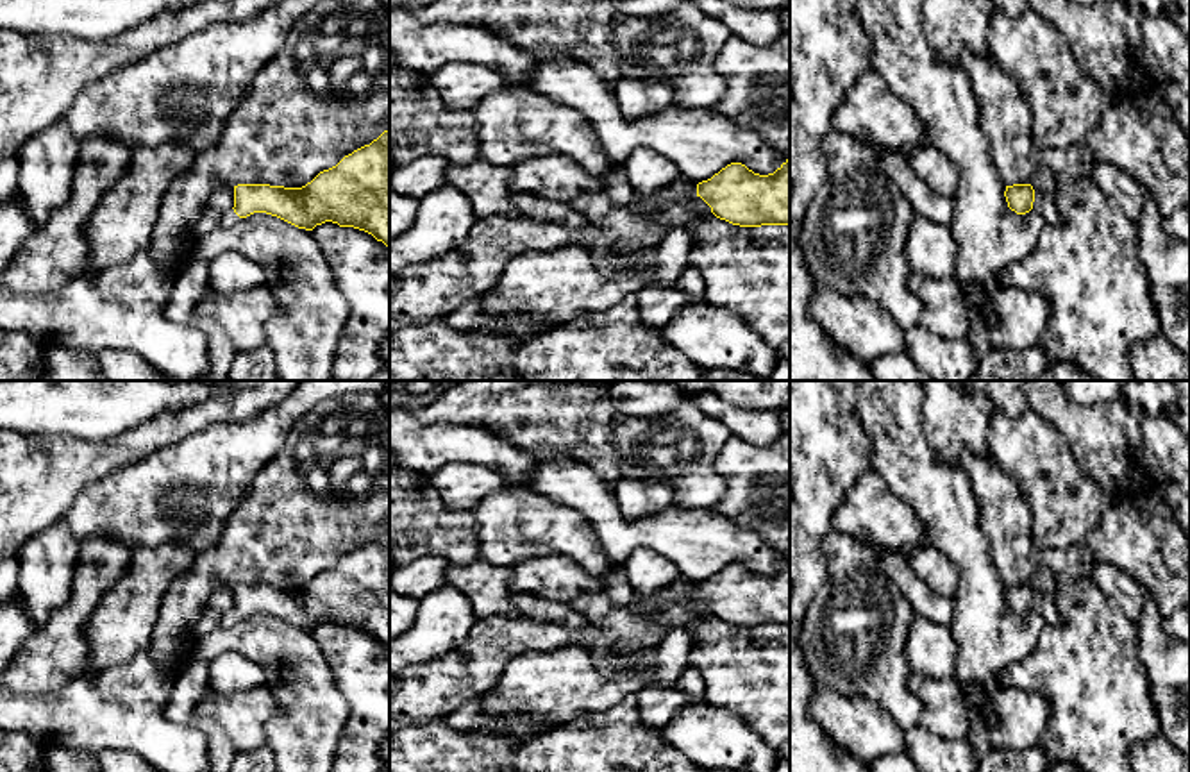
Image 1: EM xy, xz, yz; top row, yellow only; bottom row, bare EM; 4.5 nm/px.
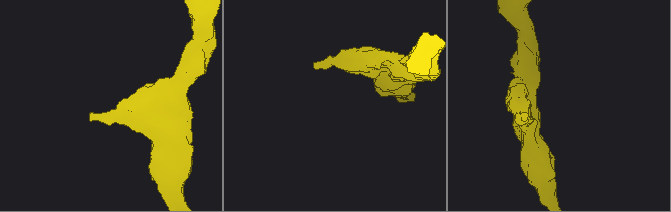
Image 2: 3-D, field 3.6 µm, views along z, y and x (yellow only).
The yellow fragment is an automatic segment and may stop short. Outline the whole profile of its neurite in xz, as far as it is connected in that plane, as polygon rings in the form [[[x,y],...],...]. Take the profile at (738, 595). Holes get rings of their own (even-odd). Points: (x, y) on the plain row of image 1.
[[[790,554],[768,575],[759,575],[742,563],[731,563],[711,579],[697,584],[711,613],[733,625],[790,625]]]

